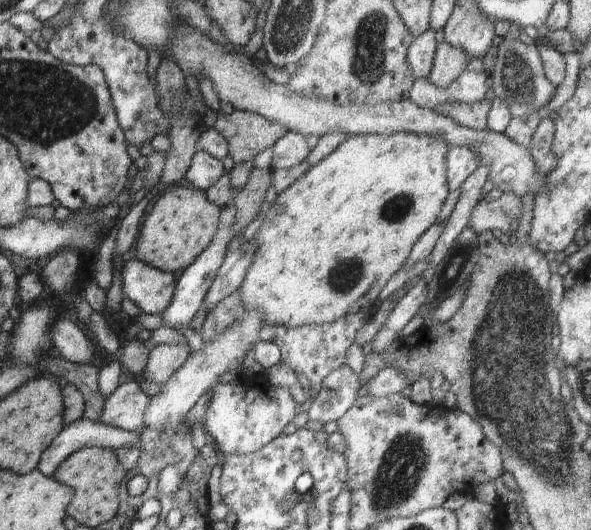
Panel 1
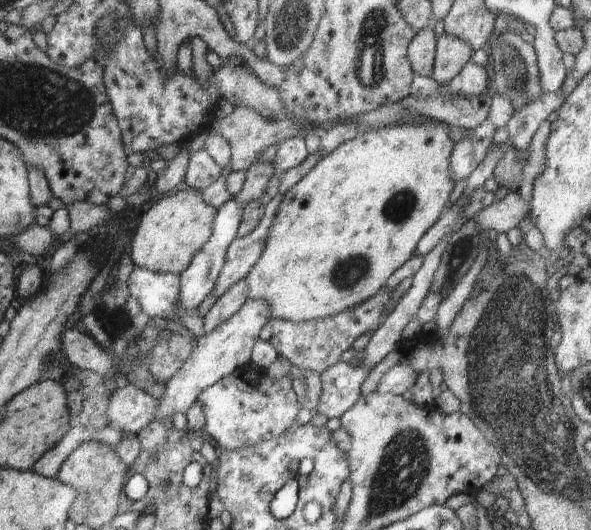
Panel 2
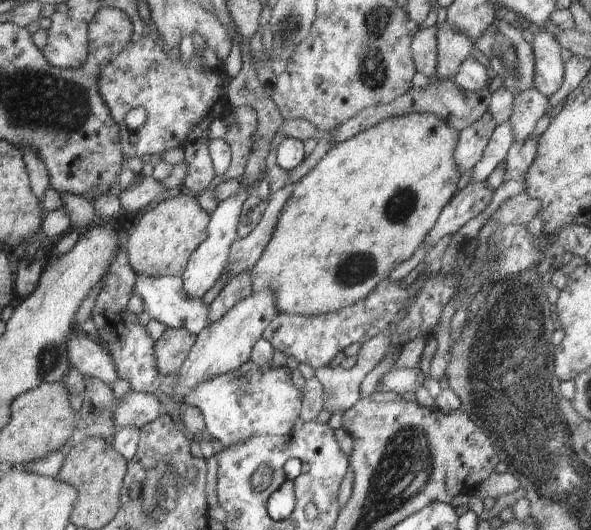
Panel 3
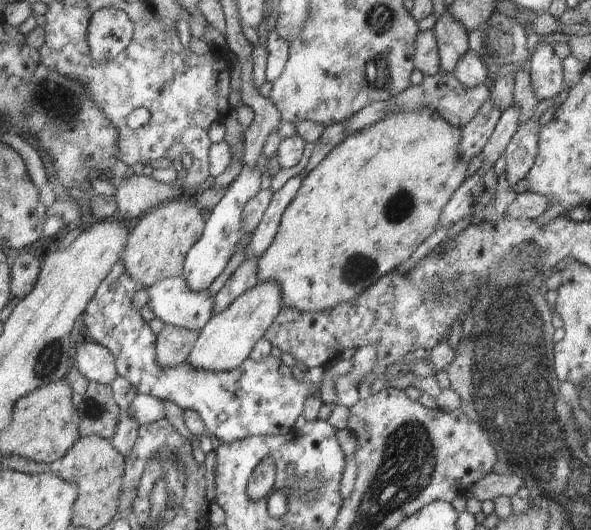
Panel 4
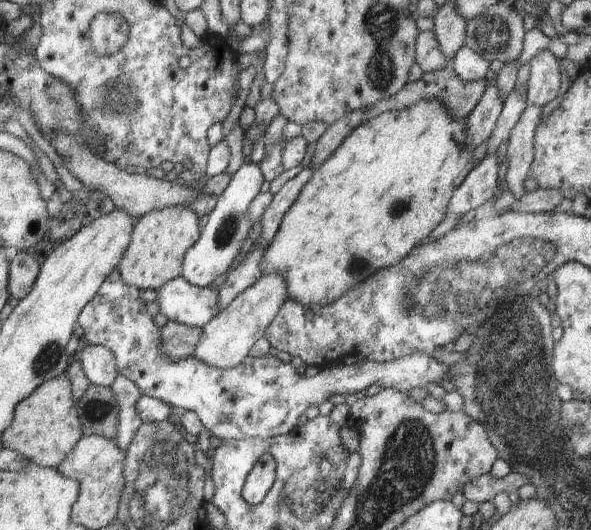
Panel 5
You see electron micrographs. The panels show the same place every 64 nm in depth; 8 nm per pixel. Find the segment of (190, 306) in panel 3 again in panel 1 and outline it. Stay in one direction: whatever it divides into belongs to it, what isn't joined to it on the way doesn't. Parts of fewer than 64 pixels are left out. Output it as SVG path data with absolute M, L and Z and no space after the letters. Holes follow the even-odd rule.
M131 256L125 257L122 268L122 290L129 299L148 315L161 314L172 301L175 292L172 273L162 272Z

